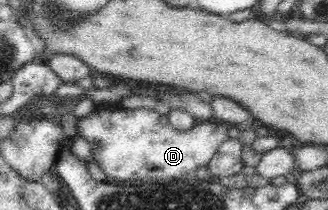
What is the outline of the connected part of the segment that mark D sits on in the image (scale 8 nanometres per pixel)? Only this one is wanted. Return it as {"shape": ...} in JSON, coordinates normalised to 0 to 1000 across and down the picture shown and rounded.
{"shape":[[[287,490],[284,524],[265,552],[238,557],[235,619],[277,681],[280,762],[317,819],[317,857],[357,876],[460,857],[515,867],[540,848],[588,843],[601,800],[631,790],[649,762],[662,705],[695,657],[689,610],[662,581],[595,581],[576,619],[552,624],[518,595],[509,548],[460,519],[387,519],[345,490]]]}

